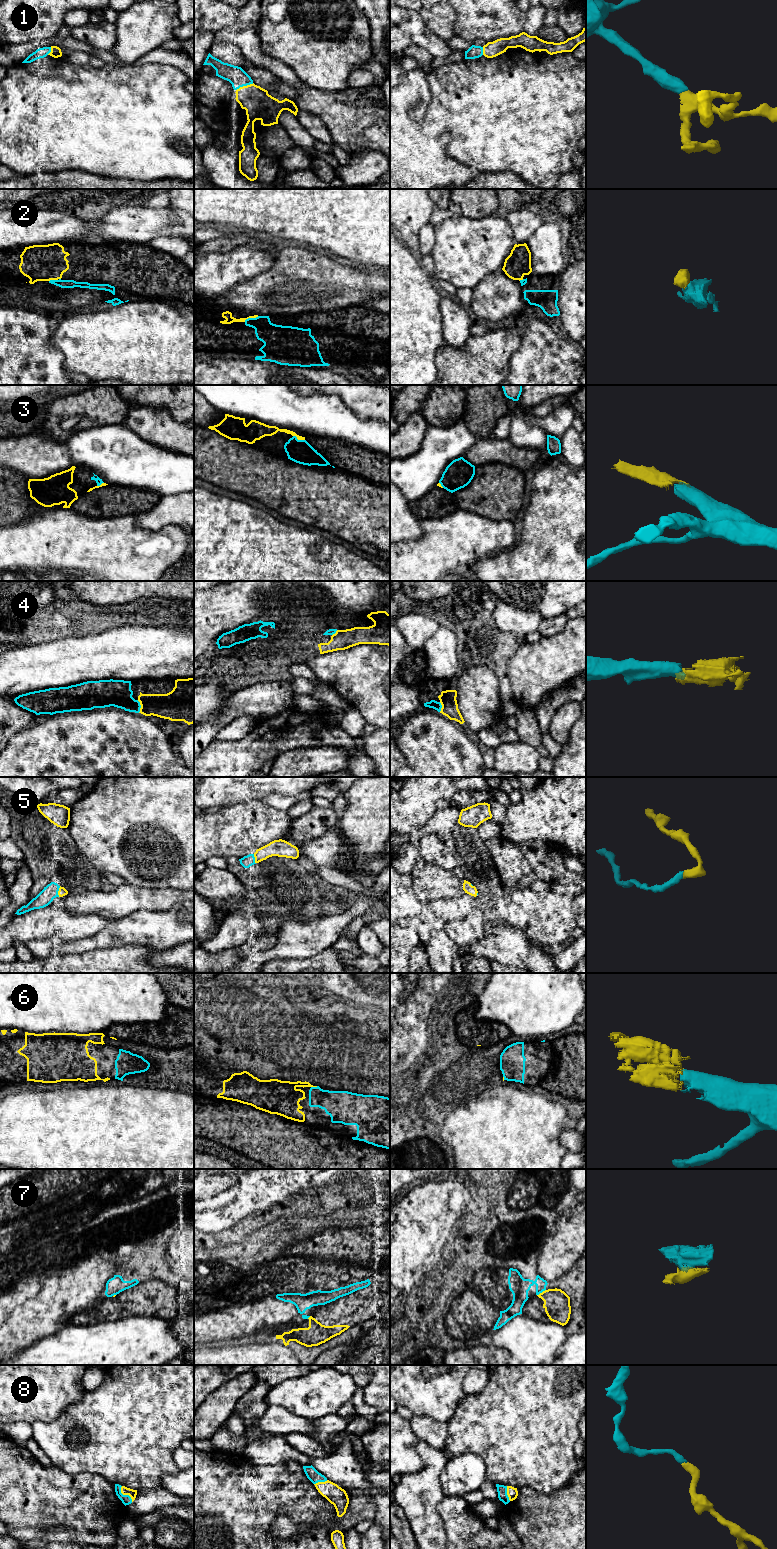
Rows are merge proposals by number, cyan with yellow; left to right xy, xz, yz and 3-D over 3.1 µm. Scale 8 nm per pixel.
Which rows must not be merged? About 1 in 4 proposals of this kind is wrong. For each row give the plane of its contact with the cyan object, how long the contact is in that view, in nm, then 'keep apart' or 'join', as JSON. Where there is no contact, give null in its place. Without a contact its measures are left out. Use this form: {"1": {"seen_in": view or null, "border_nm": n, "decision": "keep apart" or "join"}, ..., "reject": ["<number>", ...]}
{"1": {"seen_in": "xz", "border_nm": 160, "decision": "join"}, "2": {"seen_in": "xz", "border_nm": 130, "decision": "keep apart"}, "3": {"seen_in": "xz", "border_nm": 100, "decision": "join"}, "4": {"seen_in": "xy", "border_nm": 110, "decision": "join"}, "5": {"seen_in": "xy", "border_nm": 90, "decision": "join"}, "6": {"seen_in": "xz", "border_nm": 60, "decision": "join"}, "7": {"seen_in": "yz", "border_nm": 90, "decision": "keep apart"}, "8": {"seen_in": "xy", "border_nm": 160, "decision": "join"}, "reject": ["2", "7"]}

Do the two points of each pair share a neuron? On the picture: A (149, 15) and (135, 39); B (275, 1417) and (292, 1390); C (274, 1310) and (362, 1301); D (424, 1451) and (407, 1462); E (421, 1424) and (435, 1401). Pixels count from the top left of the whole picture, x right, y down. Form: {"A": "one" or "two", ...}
{"A": "one", "B": "two", "C": "two", "D": "two", "E": "two"}

